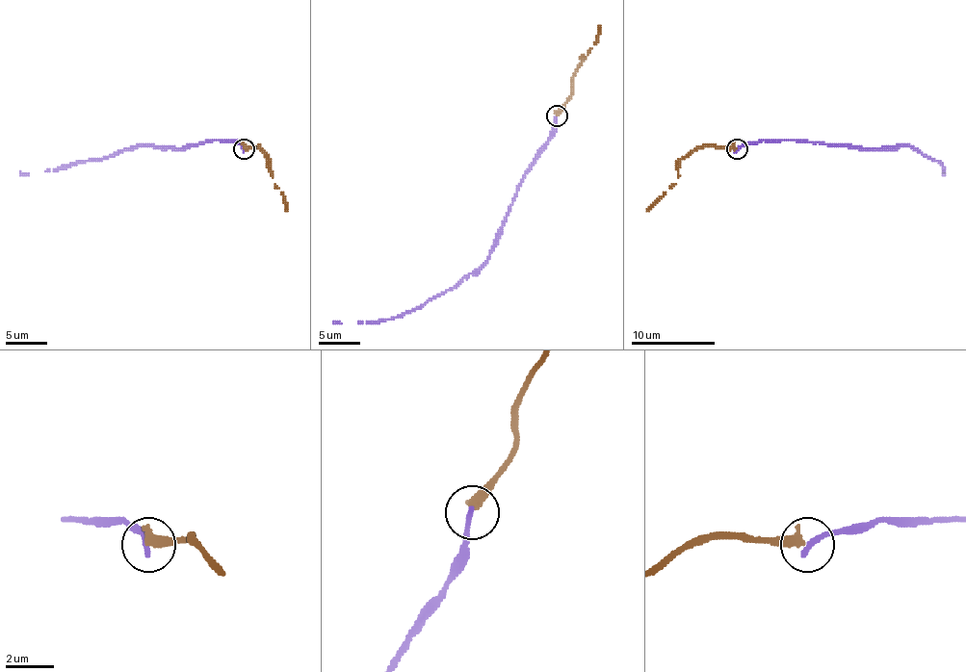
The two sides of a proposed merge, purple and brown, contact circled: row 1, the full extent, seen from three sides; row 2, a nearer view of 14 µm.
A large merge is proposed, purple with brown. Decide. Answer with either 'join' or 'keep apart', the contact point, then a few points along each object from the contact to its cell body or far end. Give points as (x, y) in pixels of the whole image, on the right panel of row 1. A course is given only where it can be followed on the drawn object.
keep apart; place (737, 148); course purple (736, 148), (770, 140), (805, 140), (866, 148), (911, 146), (927, 159), (934, 159), (945, 171), (943, 175); course brown (736, 148), (698, 146), (691, 150), (680, 161), (675, 184), (646, 211)

